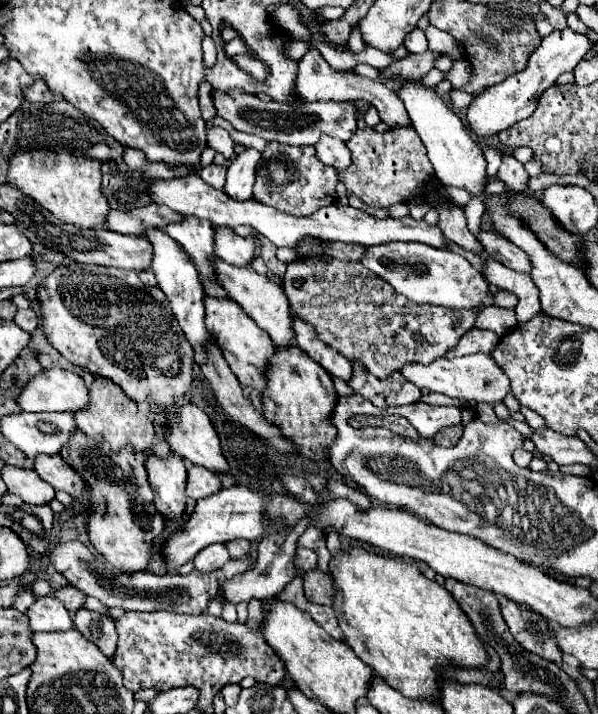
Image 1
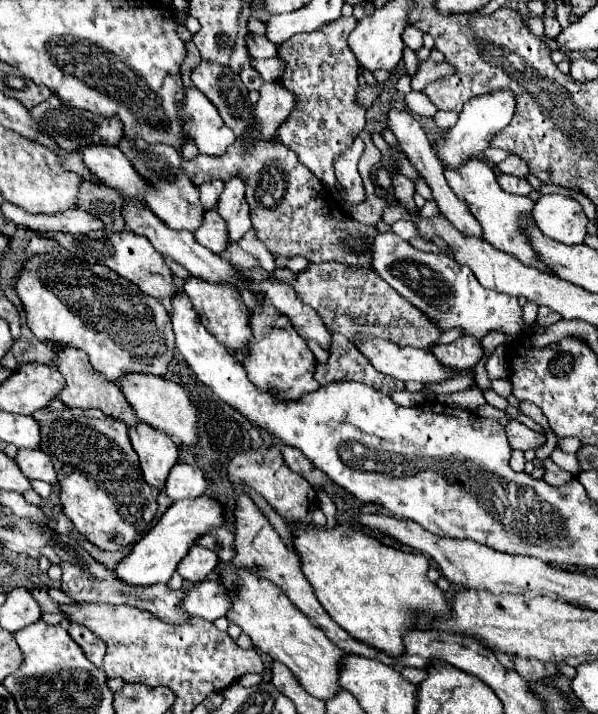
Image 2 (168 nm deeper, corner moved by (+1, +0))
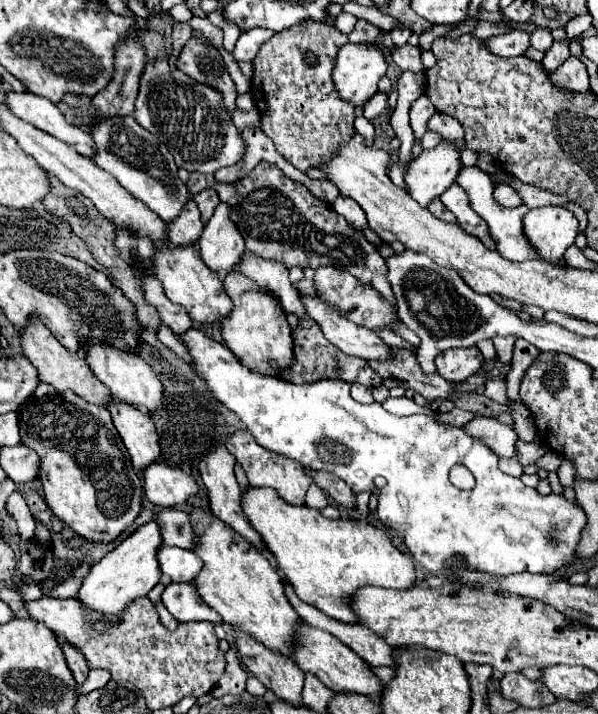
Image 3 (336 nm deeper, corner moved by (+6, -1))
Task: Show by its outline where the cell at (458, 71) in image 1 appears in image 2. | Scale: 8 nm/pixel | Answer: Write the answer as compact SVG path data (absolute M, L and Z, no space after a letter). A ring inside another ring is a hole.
M424 60L424 62L418 62L418 72L416 76L412 78L412 90L424 90L424 86L440 80L440 78L446 78L446 76L452 76L456 74L456 68L448 62L432 62L432 60Z

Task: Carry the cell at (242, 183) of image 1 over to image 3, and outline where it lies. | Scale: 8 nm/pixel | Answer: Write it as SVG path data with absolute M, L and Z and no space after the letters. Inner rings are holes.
M219 205L213 213L213 217L207 221L201 237L199 237L199 249L203 263L213 273L229 273L239 263L241 255L245 253L245 243L241 233L235 229L235 225L227 219L227 205Z

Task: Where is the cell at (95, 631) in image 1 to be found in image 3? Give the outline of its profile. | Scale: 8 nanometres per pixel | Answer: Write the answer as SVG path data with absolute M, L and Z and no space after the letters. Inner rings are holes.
M63 645L63 653L65 653L65 661L67 661L67 667L71 669L73 673L73 679L77 685L83 685L85 679L87 679L87 673L89 673L89 667L87 667L87 659L83 657L83 653L79 649L75 649L73 645Z

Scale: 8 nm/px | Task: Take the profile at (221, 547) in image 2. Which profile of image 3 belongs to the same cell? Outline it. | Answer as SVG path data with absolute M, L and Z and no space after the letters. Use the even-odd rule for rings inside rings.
M159 509L155 513L155 523L161 529L161 541L165 545L175 545L183 549L193 547L193 533L187 513L177 509Z

